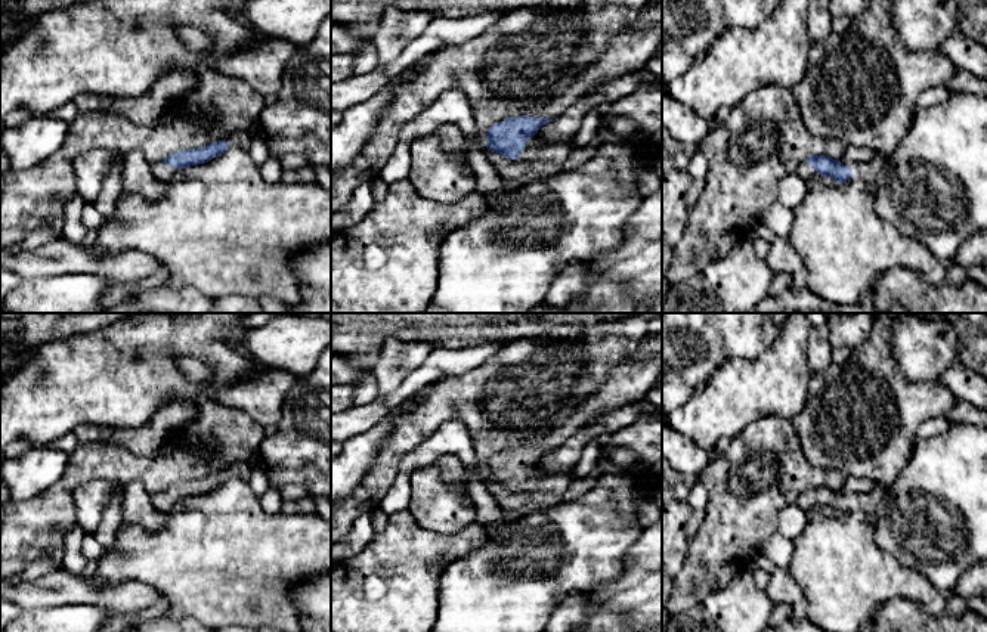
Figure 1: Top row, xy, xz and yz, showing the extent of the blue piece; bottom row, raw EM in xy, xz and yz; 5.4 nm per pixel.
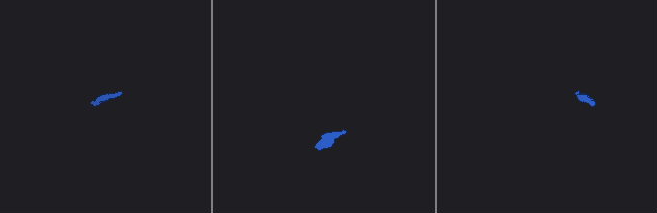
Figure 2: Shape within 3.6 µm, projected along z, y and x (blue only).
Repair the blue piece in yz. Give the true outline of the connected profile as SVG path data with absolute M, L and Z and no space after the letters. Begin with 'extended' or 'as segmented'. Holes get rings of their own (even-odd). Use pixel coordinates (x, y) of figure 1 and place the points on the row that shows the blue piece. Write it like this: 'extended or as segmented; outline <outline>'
extended; outline M826 155L808 157L804 162L798 165L796 173L804 180L810 180L814 176L822 174L822 176L832 177L839 183L845 183L853 176L851 168L844 165L839 159L833 159Z

